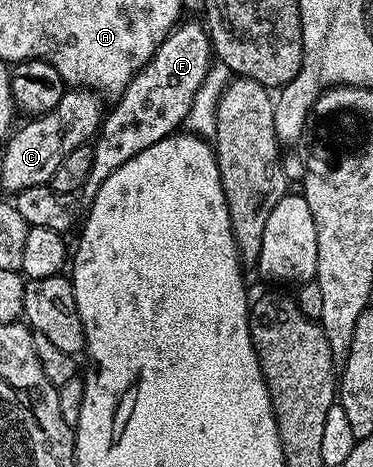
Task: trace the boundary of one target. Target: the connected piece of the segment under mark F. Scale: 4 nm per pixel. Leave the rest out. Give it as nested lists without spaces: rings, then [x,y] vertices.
[[[184,19],[175,25],[170,34],[155,51],[154,58],[133,78],[123,95],[118,97],[115,109],[108,111],[103,123],[93,140],[95,157],[89,170],[89,178],[81,189],[84,201],[90,202],[97,190],[129,158],[141,150],[149,150],[167,136],[178,133],[184,127],[193,98],[205,82],[205,74],[213,63],[211,37],[204,25],[195,20]]]

